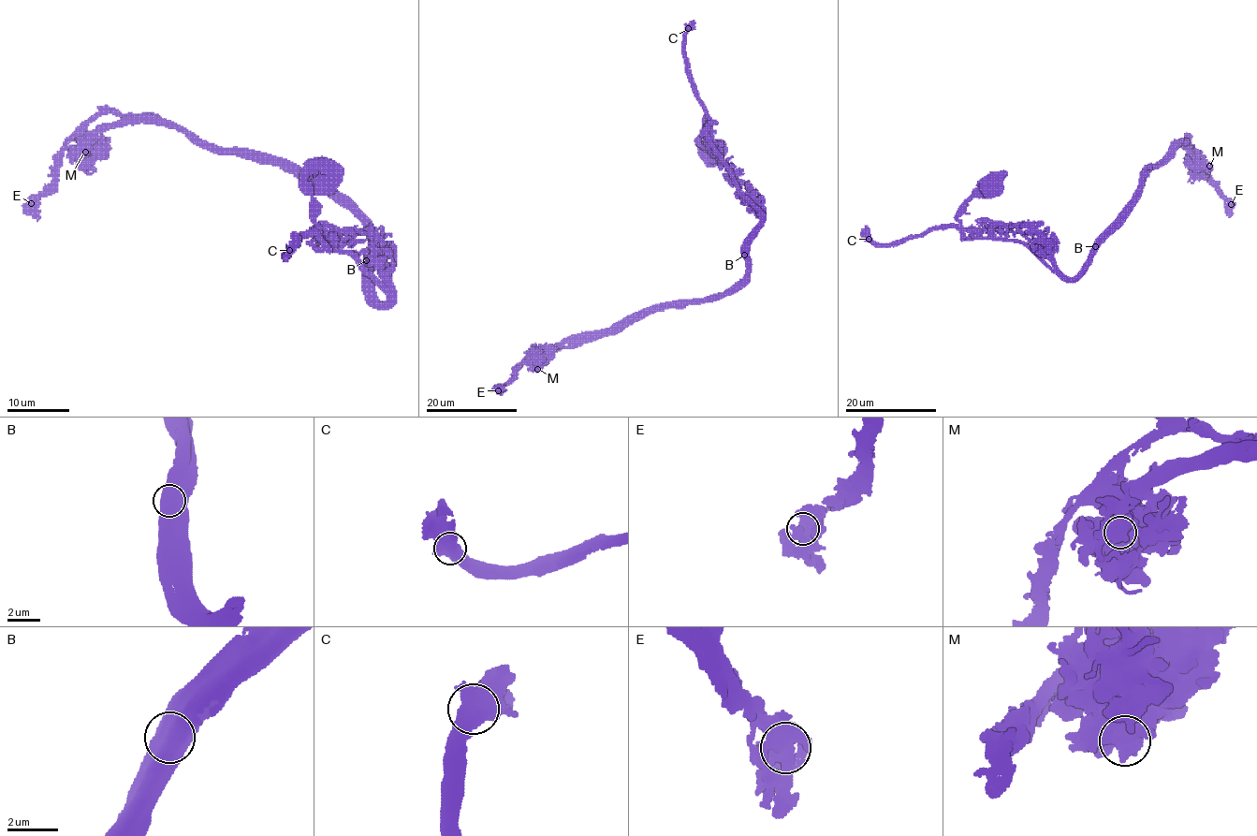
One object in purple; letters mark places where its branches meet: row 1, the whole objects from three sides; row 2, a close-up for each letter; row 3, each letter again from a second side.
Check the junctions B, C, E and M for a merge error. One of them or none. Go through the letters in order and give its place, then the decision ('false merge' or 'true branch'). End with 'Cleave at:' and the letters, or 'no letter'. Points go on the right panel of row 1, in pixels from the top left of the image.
B: (1095, 246) | false merge
C: (869, 239) | true branch
E: (1231, 204) | true branch
M: (1209, 166) | true branch
Cleave at: B

